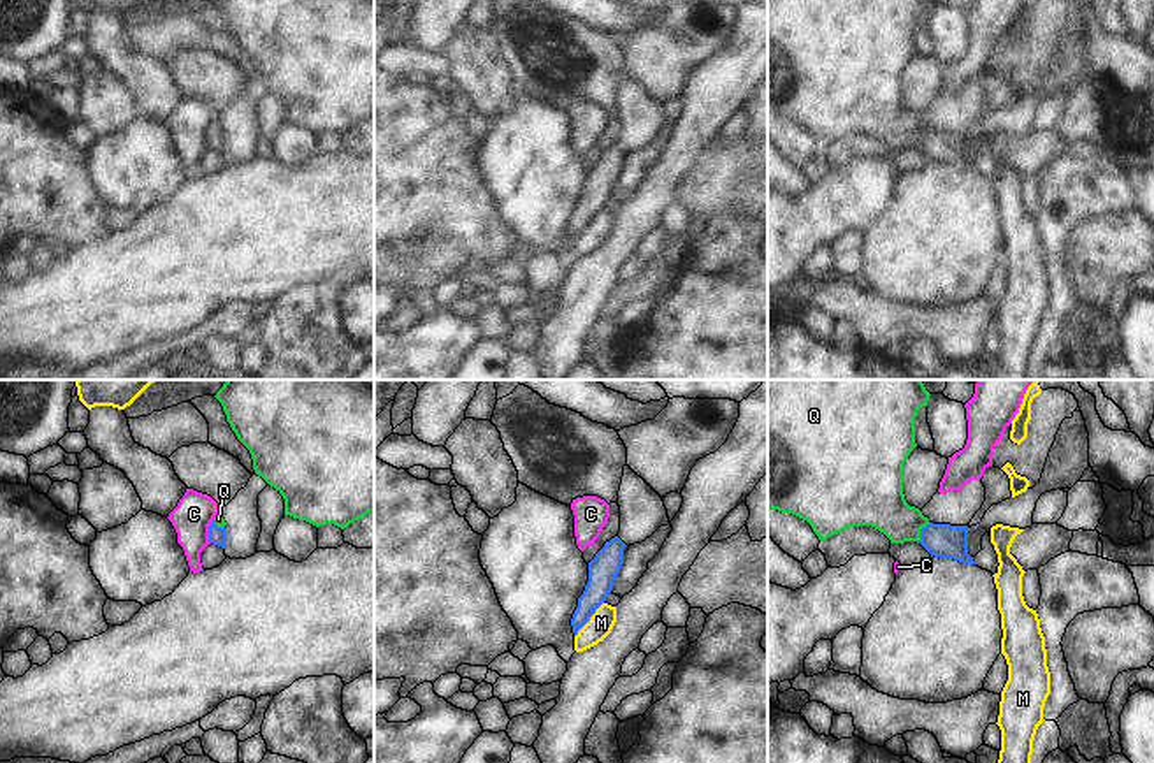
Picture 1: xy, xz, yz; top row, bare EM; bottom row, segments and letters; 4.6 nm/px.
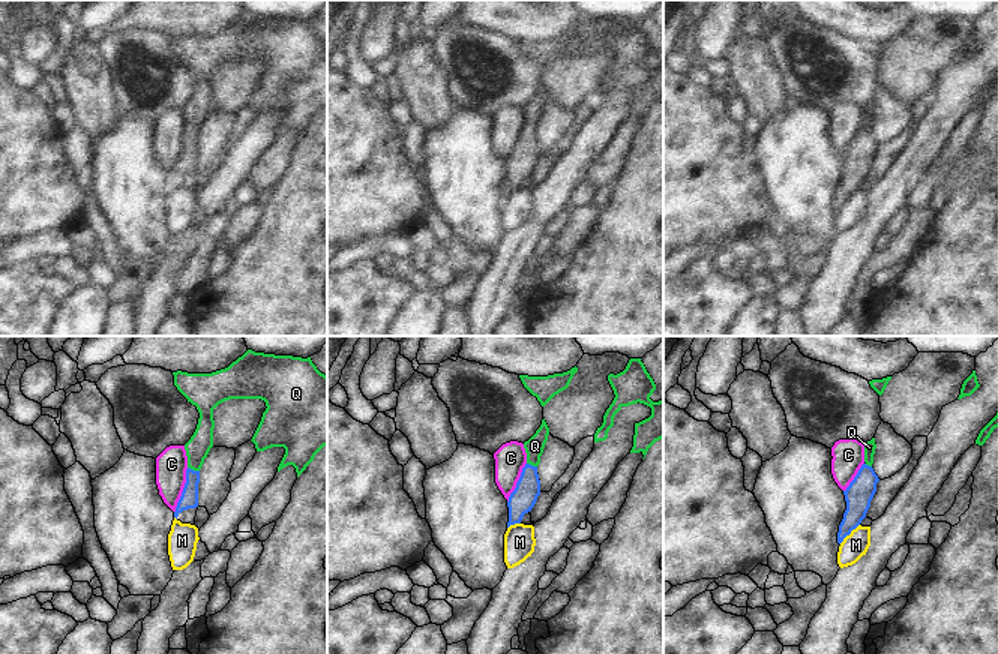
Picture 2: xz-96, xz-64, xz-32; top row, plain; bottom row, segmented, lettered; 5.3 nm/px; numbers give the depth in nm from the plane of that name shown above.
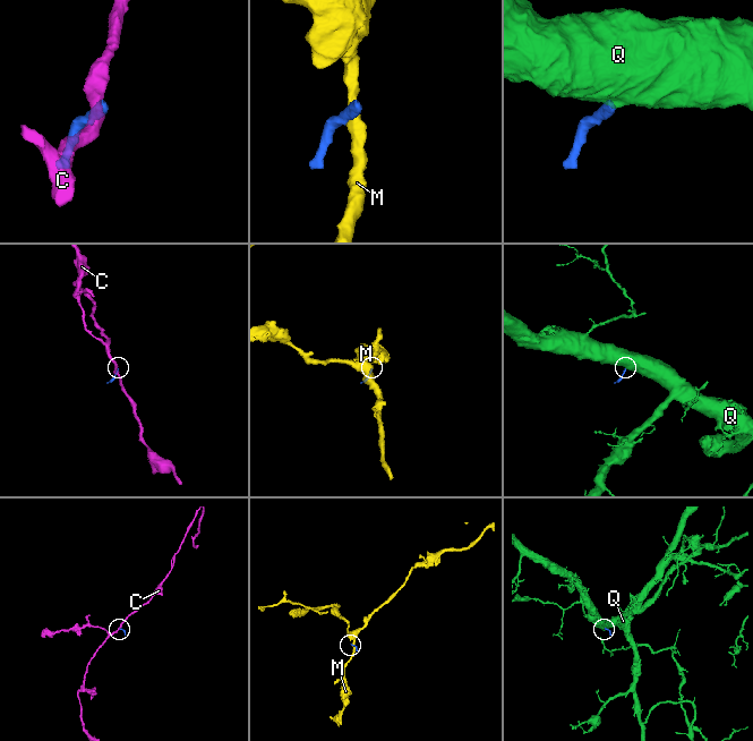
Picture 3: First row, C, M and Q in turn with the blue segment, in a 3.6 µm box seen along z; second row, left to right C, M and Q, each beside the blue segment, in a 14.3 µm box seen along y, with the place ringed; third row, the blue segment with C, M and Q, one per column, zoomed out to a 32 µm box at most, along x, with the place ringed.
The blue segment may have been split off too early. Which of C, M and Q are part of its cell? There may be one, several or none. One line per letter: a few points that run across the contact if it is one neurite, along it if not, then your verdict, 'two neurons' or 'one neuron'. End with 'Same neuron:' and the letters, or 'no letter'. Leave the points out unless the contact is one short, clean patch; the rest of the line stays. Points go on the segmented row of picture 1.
C: xy (213, 519), (209, 542) | two neurons
M: xz (603, 602), (575, 637) | two neurons
Q: yz (942, 540), (921, 531), (900, 523), (877, 500) | one neuron
Same neuron: Q

